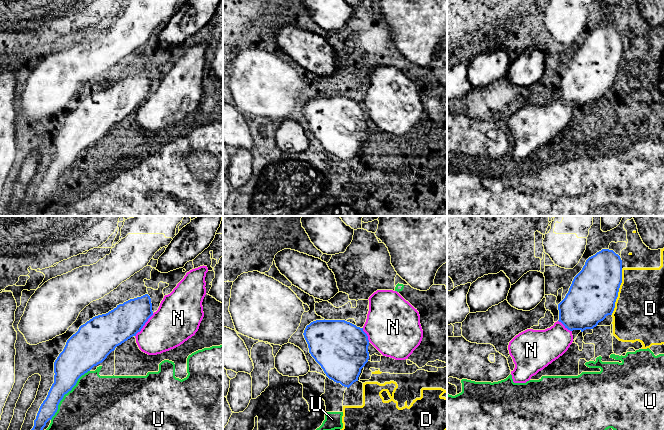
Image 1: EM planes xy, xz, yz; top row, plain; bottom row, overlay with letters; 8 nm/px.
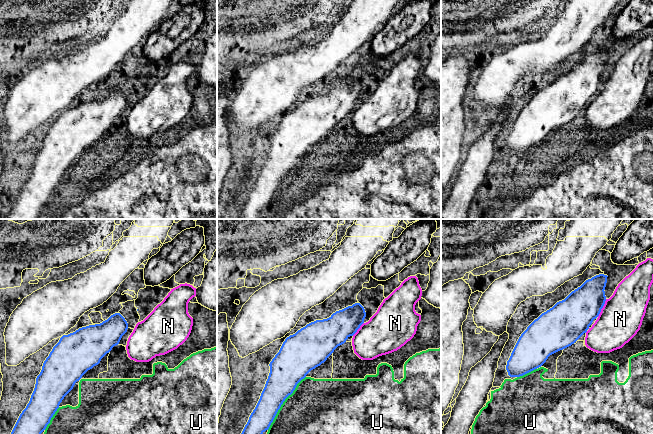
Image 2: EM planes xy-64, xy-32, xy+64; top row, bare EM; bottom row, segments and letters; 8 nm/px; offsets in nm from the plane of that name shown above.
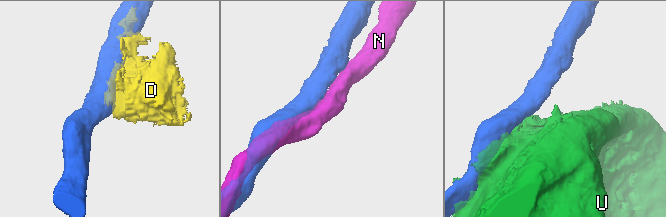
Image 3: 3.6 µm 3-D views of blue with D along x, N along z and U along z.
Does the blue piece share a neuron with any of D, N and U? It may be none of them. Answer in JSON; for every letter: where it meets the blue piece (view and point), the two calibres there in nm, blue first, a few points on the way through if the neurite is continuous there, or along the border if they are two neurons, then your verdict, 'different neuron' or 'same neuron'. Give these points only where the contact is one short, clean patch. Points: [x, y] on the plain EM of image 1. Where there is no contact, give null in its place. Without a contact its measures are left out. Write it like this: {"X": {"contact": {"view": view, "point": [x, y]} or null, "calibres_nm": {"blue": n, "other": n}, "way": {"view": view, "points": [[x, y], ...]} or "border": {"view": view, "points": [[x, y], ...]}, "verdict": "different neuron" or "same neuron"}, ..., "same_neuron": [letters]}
{"D": {"contact": {"view": "yz", "point": [618, 67]}, "calibres_nm": {"blue": 380, "other": 400}, "verdict": "different neuron"}, "N": {"contact": {"view": "xy", "point": [144, 100]}, "calibres_nm": {"blue": 280, "other": 340}, "verdict": "different neuron"}, "U": {"contact": {"view": "xy", "point": [66, 169]}, "calibres_nm": {"blue": 240, "other": 500}, "verdict": "different neuron"}, "same_neuron": []}

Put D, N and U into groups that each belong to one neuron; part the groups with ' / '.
D / N / U

